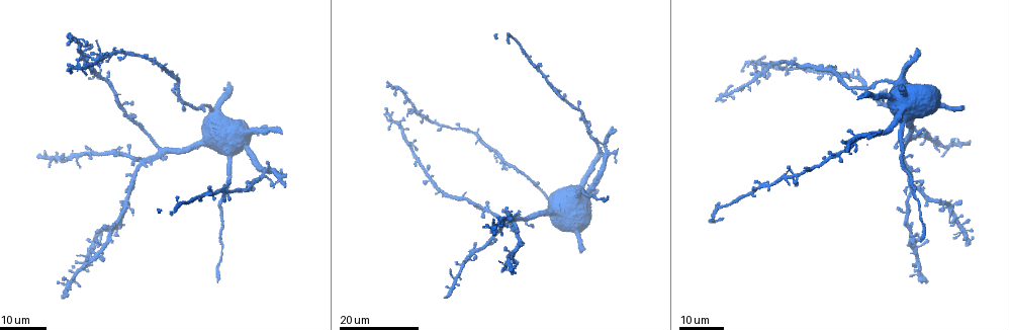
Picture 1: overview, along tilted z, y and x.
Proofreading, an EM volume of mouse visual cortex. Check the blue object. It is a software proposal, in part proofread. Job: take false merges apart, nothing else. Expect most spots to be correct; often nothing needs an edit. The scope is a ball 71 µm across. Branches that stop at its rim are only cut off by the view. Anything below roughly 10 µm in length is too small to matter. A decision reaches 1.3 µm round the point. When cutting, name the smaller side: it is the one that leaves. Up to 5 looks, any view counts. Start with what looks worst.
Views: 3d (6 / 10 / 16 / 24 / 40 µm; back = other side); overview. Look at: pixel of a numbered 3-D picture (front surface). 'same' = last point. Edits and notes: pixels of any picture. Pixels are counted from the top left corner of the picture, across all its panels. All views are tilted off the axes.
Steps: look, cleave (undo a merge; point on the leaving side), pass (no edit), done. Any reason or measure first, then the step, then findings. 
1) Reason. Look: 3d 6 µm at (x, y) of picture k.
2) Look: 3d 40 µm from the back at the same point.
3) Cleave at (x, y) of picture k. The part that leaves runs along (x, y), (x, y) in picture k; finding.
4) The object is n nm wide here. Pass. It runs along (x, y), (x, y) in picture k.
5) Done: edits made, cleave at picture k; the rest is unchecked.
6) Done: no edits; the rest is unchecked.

Four or more arms meet. Look: 3d 24 µm at (140, 163) of picture 1.

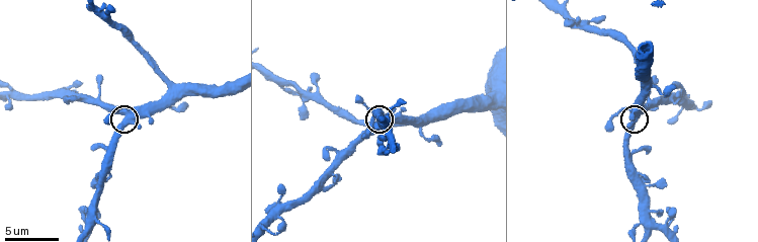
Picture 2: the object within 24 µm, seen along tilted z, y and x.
Look: 3d 6 µm at (126, 116) of picture 2.

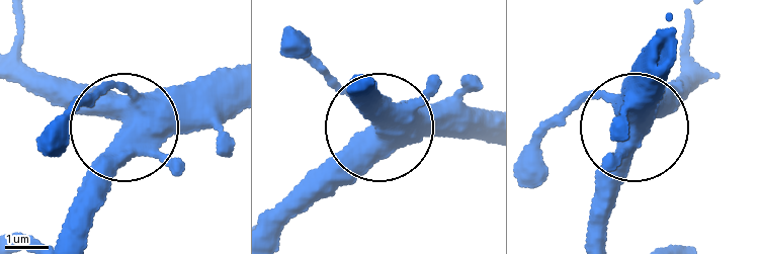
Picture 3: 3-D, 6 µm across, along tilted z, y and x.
Pass. It runs along (234, 70), (120, 115), (41, 69) in picture 3; all the same neuron.

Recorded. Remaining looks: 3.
Look: 3d 10 µm at (170, 87) of picture 2.

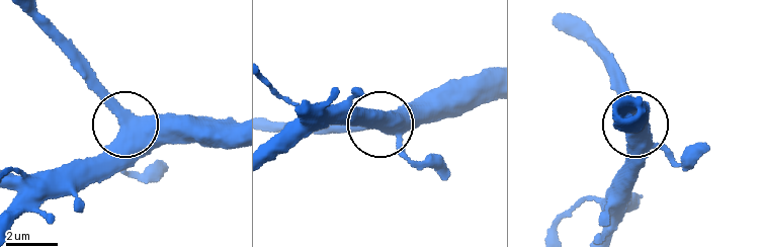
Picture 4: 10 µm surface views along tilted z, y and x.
The object is 500 nm wide here. Pass. It runs along (233, 124), (136, 124), (74, 183) in picture 4; continuous, no second neuron.

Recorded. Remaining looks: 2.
Three-way junction. Look: 3d 16 µm at (386, 127) of picture 2.

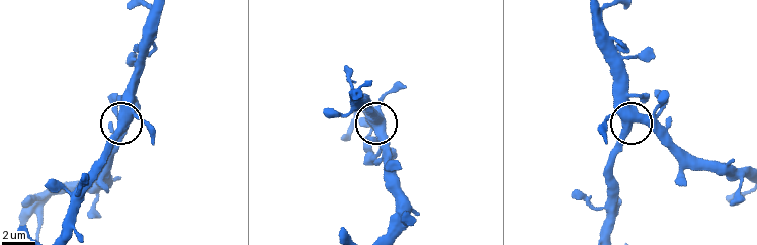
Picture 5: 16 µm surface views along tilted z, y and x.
Look: 3d 16 µm from the back at (376, 123) of picture 5.

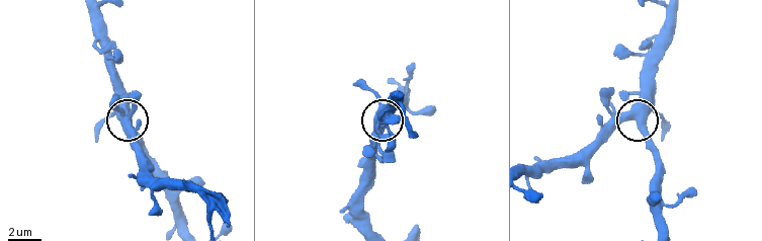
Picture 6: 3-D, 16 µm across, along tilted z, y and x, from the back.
The side arm is 23 µm long. Pass. One neuron here.

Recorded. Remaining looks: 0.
Done: no edits; the rest is unchecked.

